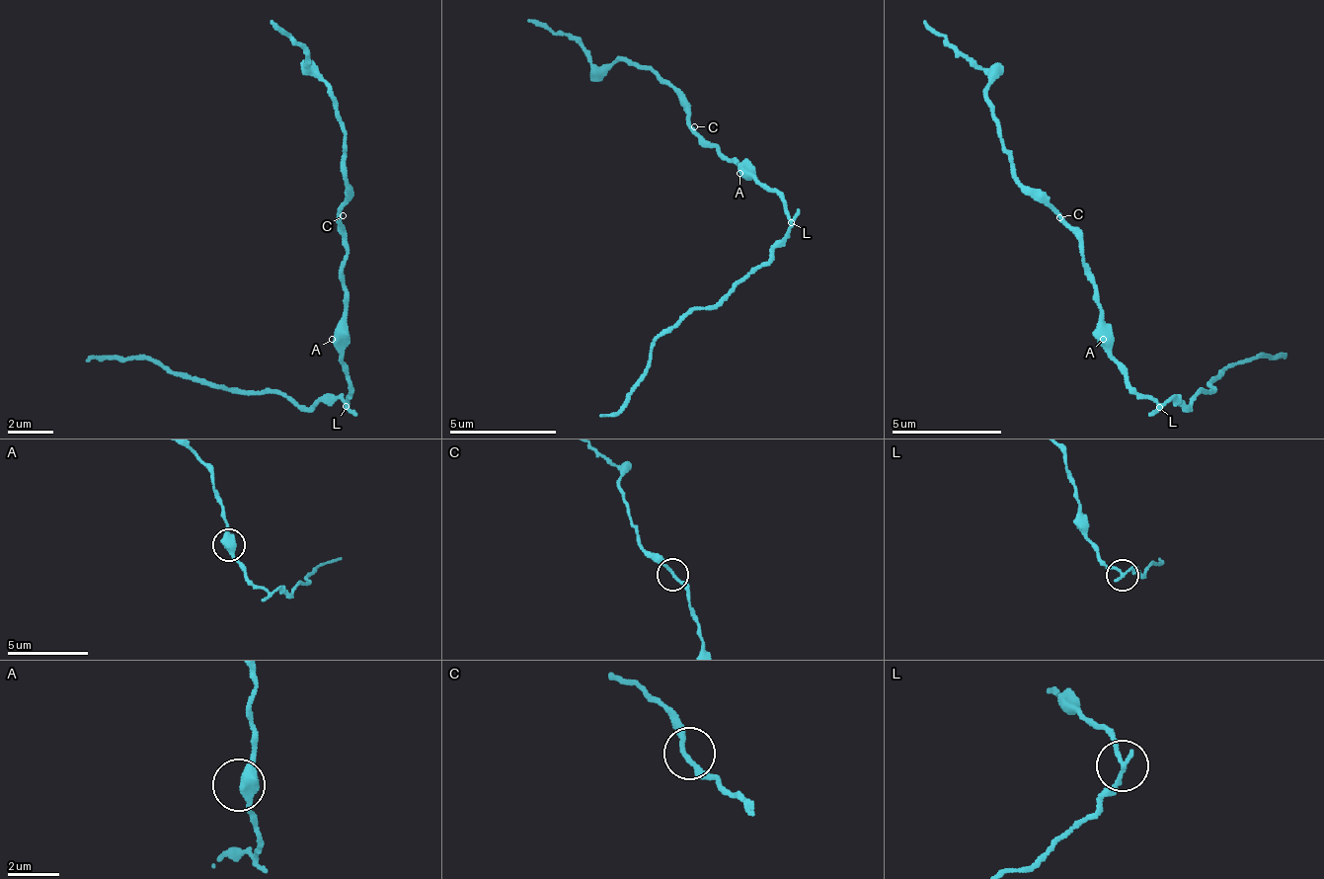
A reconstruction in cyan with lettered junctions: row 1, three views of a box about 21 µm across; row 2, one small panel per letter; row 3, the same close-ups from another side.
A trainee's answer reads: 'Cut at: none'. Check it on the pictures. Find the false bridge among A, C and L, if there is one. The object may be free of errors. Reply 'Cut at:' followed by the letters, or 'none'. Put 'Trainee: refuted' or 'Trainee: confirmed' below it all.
Cut at: L
Trainee: refuted

